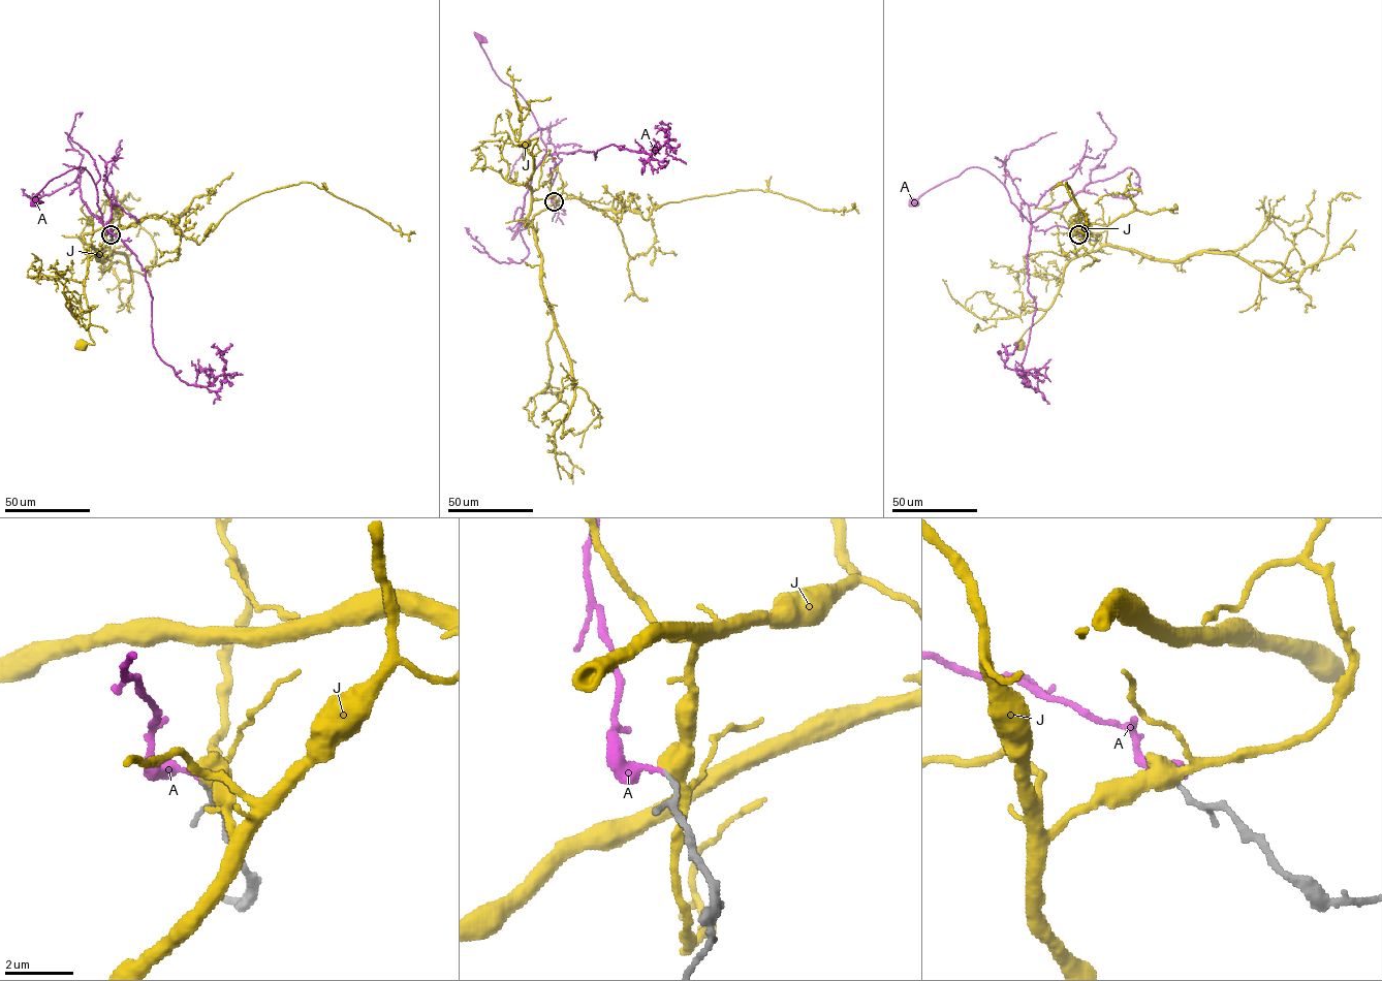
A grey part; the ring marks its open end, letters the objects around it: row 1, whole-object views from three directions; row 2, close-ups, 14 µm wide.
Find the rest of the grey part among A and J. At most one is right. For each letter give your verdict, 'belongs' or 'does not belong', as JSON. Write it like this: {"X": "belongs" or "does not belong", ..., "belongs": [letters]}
{"A": "belongs", "J": "does not belong", "belongs": ["A"]}

